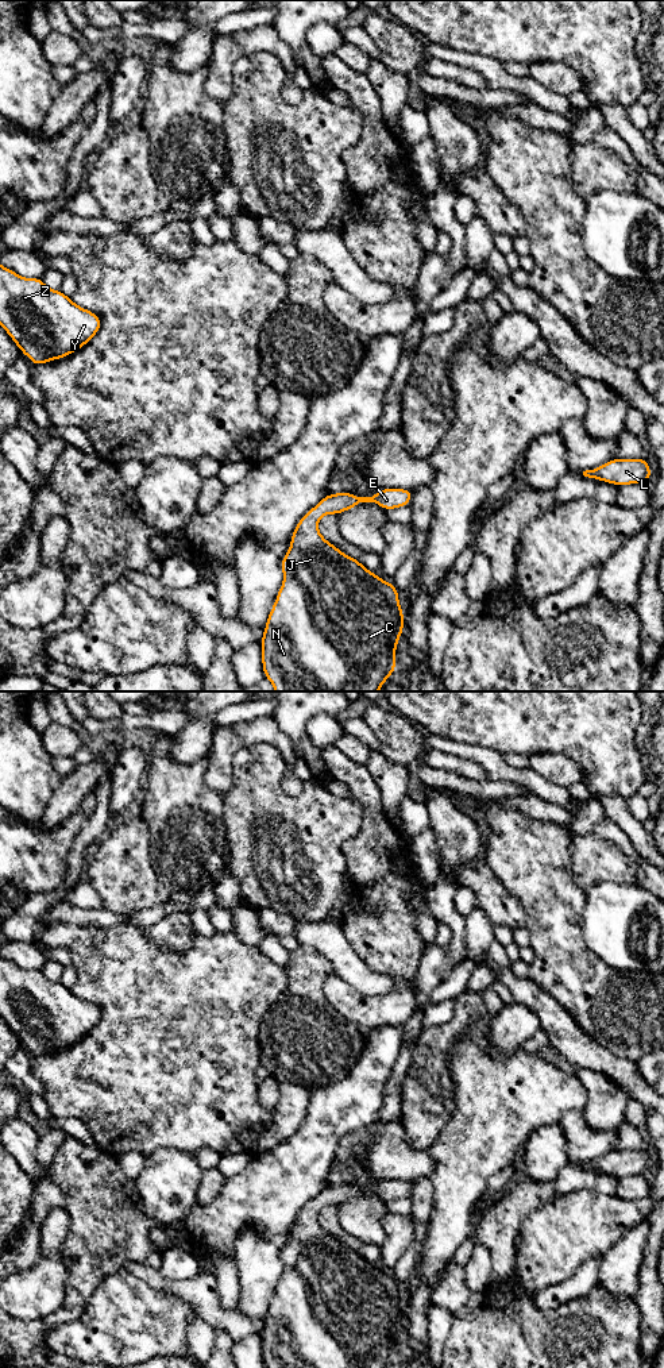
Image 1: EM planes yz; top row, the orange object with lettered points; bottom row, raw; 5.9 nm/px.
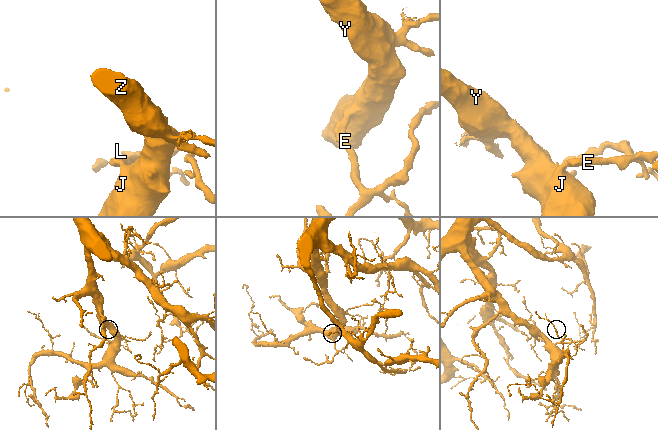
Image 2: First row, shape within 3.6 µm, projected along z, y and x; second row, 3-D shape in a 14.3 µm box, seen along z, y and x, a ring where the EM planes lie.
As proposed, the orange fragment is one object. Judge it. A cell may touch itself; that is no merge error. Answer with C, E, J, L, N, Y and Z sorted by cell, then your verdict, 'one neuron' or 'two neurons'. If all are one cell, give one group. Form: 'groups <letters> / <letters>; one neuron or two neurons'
groups C E J L N Y Z; one neuron

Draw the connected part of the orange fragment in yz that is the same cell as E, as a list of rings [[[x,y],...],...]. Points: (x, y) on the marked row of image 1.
[[[397,488],[379,490],[371,497],[358,497],[345,492],[327,494],[298,521],[289,552],[281,562],[283,583],[260,640],[263,673],[275,691],[378,691],[395,671],[395,648],[405,624],[398,589],[363,567],[359,559],[347,556],[327,542],[317,525],[324,515],[340,515],[360,502],[375,502],[389,510],[408,506],[412,497],[412,490]]]

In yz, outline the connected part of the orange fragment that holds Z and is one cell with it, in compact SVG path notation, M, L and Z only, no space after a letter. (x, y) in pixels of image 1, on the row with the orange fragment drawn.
M0 265L0 325L32 365L45 365L47 361L65 358L85 346L101 328L101 320L96 313L76 305L61 290L49 289L42 278L23 278Z

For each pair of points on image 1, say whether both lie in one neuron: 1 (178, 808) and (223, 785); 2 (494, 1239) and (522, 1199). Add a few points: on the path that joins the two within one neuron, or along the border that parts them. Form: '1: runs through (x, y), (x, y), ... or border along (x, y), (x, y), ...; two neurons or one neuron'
1: border along (208, 759), (204, 782), (222, 797); two neurons
2: runs through (497, 1229), (498, 1224), (513, 1209); one neuron

